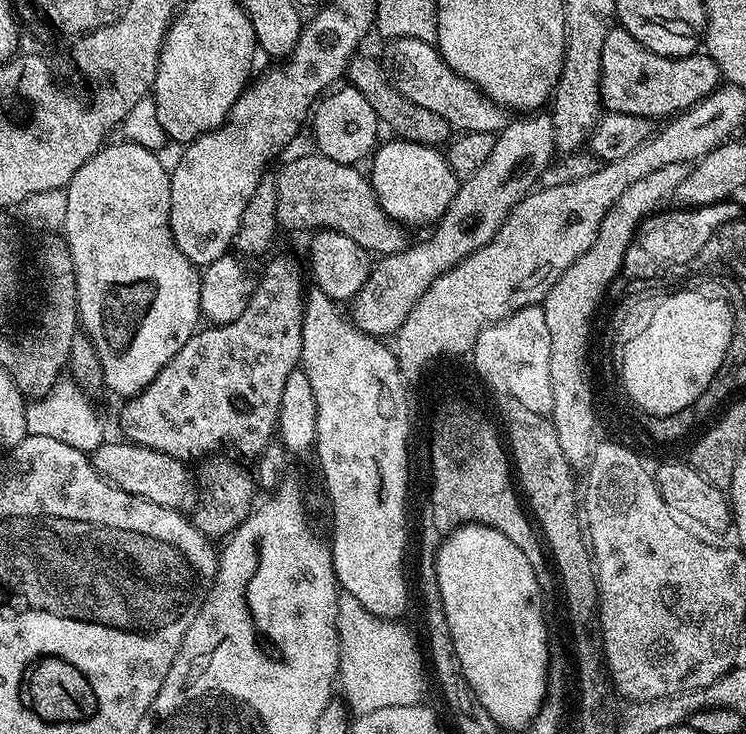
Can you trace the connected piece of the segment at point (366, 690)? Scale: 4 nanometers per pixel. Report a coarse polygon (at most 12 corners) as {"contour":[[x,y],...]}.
{"contour":[[341,591],[339,685],[355,715],[425,701],[399,621]]}

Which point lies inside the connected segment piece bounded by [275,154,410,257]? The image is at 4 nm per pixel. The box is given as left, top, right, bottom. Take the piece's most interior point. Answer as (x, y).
(315, 192)

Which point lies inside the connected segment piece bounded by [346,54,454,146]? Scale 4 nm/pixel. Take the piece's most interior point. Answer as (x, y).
(408, 121)

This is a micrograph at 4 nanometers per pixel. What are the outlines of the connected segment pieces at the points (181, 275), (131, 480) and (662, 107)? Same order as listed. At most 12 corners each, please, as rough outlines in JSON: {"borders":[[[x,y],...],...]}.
{"borders":[[[105,143],[63,243],[104,387],[137,396],[197,332],[169,169]],[[140,444],[90,453],[103,480],[158,506],[198,499],[189,465]],[[614,26],[607,111],[670,118],[721,84],[707,54],[663,56]]]}

